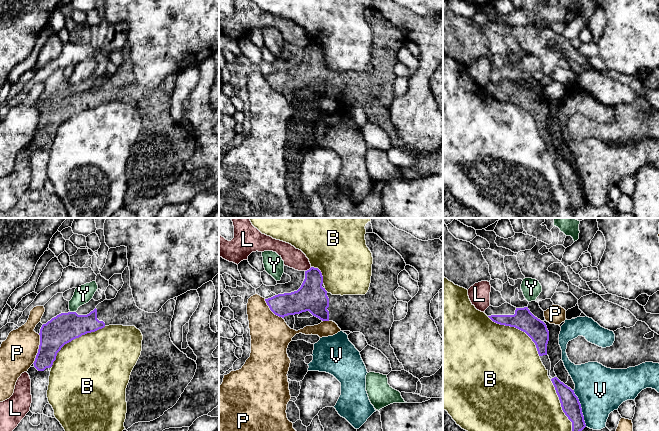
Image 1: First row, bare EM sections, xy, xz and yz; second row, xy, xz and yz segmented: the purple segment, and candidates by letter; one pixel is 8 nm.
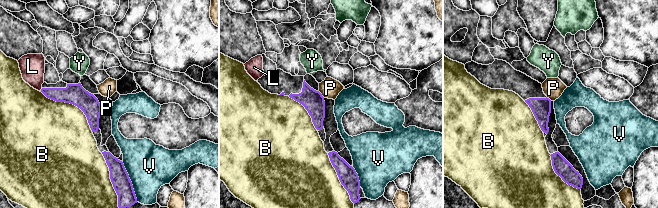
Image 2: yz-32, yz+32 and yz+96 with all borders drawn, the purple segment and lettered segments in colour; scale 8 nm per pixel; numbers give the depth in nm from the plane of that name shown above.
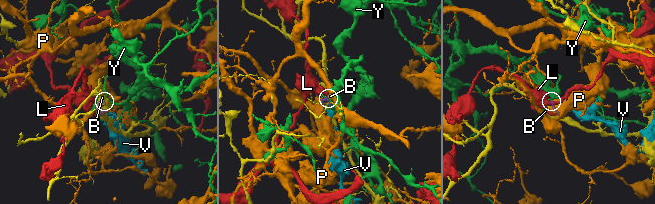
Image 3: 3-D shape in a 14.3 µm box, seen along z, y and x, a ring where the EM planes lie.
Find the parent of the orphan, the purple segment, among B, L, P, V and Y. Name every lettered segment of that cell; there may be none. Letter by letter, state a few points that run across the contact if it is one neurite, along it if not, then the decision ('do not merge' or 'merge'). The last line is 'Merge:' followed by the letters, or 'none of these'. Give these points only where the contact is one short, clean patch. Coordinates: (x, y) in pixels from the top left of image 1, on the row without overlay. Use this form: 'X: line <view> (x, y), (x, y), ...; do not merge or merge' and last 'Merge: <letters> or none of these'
B: do not merge
L: do not merge
P: do not merge
V: do not merge
Y: line xy (70, 87), (75, 88); do not merge
Merge: none of these

